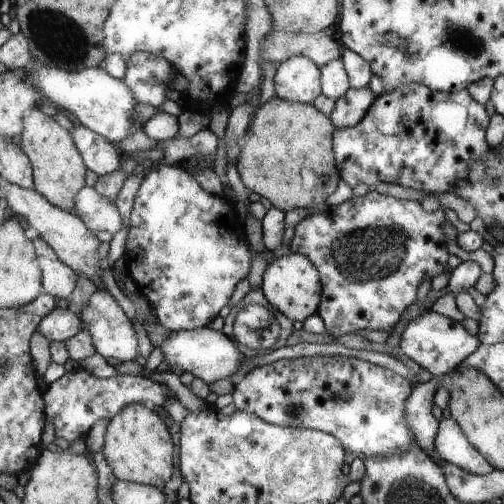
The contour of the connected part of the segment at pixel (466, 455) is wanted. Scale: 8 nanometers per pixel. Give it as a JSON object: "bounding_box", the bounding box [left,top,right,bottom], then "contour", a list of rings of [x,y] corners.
{"bounding_box":[435,417,495,476],"contour":[[[452,417],[439,421],[435,438],[435,451],[462,470],[482,476],[490,474],[495,468],[465,435],[464,430]]]}

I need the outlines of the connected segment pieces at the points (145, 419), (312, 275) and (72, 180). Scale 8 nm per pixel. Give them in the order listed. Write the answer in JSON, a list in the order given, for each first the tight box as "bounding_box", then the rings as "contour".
[{"bounding_box":[101,403,174,488],"contour":[[[134,403],[109,420],[101,454],[106,456],[118,480],[164,488],[164,484],[174,474],[172,452],[174,446],[170,440],[170,432],[160,416],[148,410],[146,405]]]},{"bounding_box":[260,252,321,322],"contour":[[[291,252],[269,263],[263,274],[260,288],[266,300],[270,302],[270,306],[282,312],[286,318],[292,321],[304,322],[306,318],[320,310],[321,274],[313,261],[303,254]]]},{"bounding_box":[19,108,87,212],"contour":[[[31,108],[22,117],[24,130],[20,134],[22,142],[19,146],[28,156],[33,168],[33,188],[41,193],[50,204],[70,212],[77,206],[77,194],[84,188],[84,176],[87,166],[82,162],[81,151],[74,146],[73,136],[70,136],[55,118],[44,114],[39,108]]]}]

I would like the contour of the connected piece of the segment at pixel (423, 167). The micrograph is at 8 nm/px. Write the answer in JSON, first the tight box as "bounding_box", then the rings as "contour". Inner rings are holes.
{"bounding_box":[333,83,490,194],"contour":[[[412,83],[408,86],[397,88],[396,91],[383,92],[378,95],[377,102],[369,108],[368,114],[354,127],[335,128],[333,135],[334,156],[337,159],[337,169],[341,175],[341,180],[355,188],[358,184],[364,183],[368,186],[378,186],[378,184],[400,184],[413,190],[419,190],[421,194],[431,193],[438,194],[440,192],[452,192],[456,188],[456,184],[460,180],[468,180],[468,168],[472,162],[476,160],[484,160],[490,152],[486,140],[484,140],[484,132],[488,126],[488,110],[484,110],[484,106],[480,101],[474,100],[473,95],[467,89],[460,92],[445,93],[434,91],[426,85]]]}

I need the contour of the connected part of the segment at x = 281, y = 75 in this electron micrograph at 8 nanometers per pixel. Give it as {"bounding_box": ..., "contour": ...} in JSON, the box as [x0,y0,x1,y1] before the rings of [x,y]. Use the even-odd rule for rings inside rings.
{"bounding_box":[274,55,320,104],"contour":[[[296,55],[277,65],[274,74],[275,96],[310,104],[320,94],[320,68],[313,60]]]}

